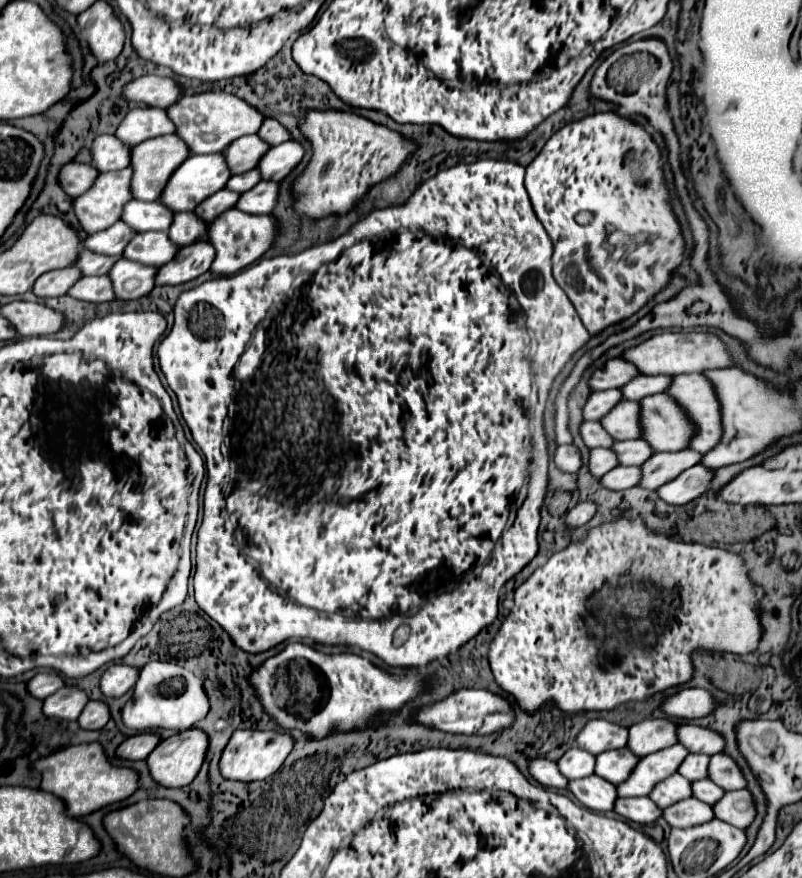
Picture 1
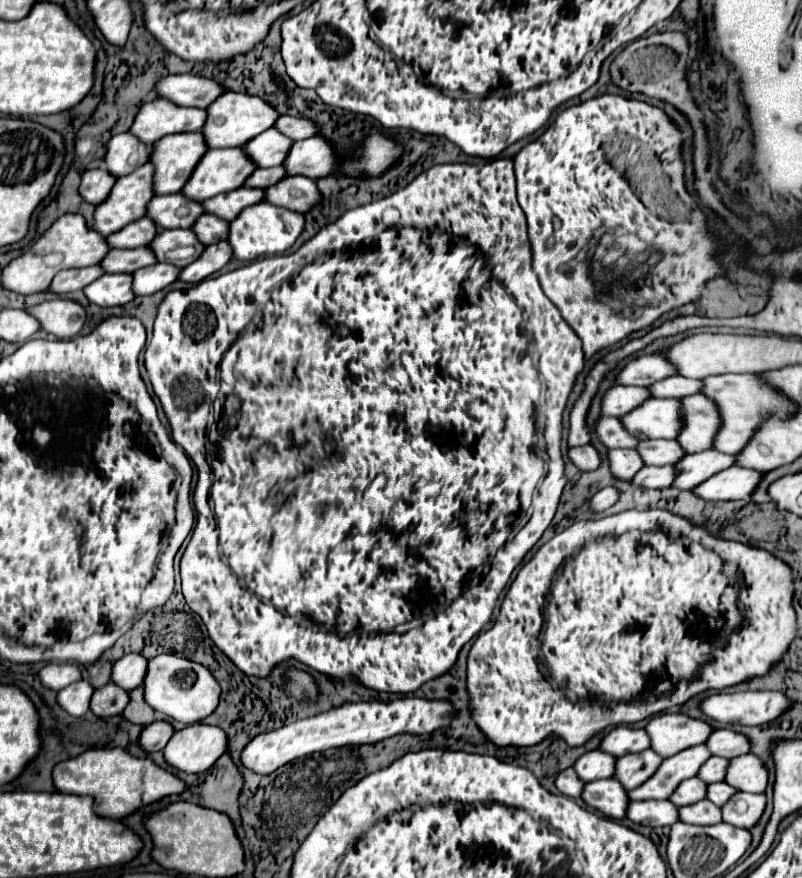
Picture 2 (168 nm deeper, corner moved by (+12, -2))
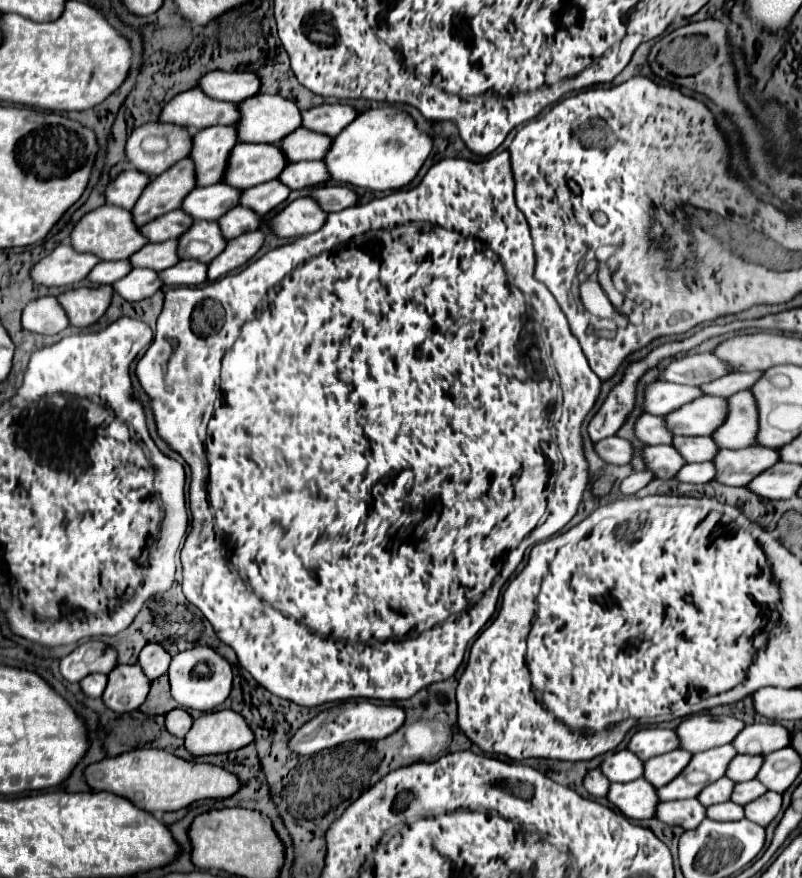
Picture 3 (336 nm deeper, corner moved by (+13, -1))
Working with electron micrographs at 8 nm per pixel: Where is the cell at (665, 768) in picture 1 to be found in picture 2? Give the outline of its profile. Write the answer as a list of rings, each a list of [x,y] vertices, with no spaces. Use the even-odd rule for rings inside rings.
[[[697,745],[665,759],[663,765],[647,783],[629,791],[631,799],[633,801],[669,799],[681,781],[691,779],[699,773],[699,765],[703,765],[707,757],[711,757],[711,751],[707,749],[707,745]]]

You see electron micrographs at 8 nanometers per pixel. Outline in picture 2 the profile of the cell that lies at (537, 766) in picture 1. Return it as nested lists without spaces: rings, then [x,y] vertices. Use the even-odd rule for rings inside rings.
[[[571,767],[571,769],[565,769],[565,771],[557,777],[555,785],[557,785],[557,789],[559,789],[563,795],[569,795],[569,797],[577,799],[577,797],[581,797],[585,783],[579,779],[579,775],[575,773],[575,769]]]

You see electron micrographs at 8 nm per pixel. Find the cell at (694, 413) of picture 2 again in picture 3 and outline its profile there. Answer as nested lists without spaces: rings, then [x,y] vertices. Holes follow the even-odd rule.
[[[736,392],[726,398],[728,414],[726,420],[710,434],[718,448],[738,450],[754,444],[754,432],[758,430],[758,416],[754,408],[754,398],[750,392]]]

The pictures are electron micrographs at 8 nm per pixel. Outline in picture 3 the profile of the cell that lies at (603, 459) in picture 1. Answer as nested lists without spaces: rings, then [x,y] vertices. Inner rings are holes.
[[[646,446],[642,448],[642,460],[646,470],[650,470],[660,480],[670,480],[674,472],[686,464],[670,446]]]

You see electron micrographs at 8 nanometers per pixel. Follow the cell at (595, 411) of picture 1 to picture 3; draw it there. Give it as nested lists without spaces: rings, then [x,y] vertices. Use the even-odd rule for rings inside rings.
[[[658,380],[644,388],[644,412],[664,416],[698,396],[702,396],[702,392],[698,392],[698,388]]]

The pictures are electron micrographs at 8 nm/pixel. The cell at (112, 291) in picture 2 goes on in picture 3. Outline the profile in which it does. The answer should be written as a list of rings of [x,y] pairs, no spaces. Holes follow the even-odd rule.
[[[134,268],[124,278],[112,284],[114,294],[128,302],[138,302],[144,298],[150,298],[158,288],[162,288],[162,282],[158,280],[154,270],[148,268]]]

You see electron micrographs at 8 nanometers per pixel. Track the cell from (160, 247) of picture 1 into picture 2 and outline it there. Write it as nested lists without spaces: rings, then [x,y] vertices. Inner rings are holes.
[[[163,229],[161,233],[157,233],[151,249],[155,251],[158,262],[182,268],[194,262],[205,245],[191,229]]]

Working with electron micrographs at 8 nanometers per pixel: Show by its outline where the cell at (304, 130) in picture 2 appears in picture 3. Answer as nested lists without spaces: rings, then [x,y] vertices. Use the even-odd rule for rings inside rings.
[[[322,104],[310,110],[302,110],[302,128],[326,136],[336,136],[354,118],[356,118],[356,110],[352,106]]]

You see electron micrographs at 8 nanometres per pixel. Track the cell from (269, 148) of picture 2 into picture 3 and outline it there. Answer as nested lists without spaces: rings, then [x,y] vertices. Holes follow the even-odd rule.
[[[296,128],[280,142],[282,154],[288,162],[320,160],[322,152],[326,152],[328,146],[330,146],[330,136],[318,132],[306,132],[304,128]]]

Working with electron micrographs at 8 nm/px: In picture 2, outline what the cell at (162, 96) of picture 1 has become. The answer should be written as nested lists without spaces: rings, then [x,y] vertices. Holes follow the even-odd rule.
[[[169,75],[157,85],[159,97],[171,99],[177,105],[207,109],[211,101],[227,93],[221,81],[207,79],[199,75]]]

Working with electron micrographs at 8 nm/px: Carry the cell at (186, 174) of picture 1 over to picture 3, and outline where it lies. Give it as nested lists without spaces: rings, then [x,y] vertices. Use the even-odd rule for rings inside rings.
[[[236,144],[226,160],[222,182],[232,188],[252,188],[274,180],[286,166],[276,144]]]

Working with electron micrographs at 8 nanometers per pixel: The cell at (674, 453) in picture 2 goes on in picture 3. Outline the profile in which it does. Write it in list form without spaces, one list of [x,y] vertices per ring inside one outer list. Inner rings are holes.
[[[676,436],[672,440],[672,446],[678,450],[678,454],[686,462],[706,462],[706,460],[714,458],[714,452],[718,452],[718,446],[708,436],[704,436],[704,438],[702,436],[694,436],[694,438]]]

